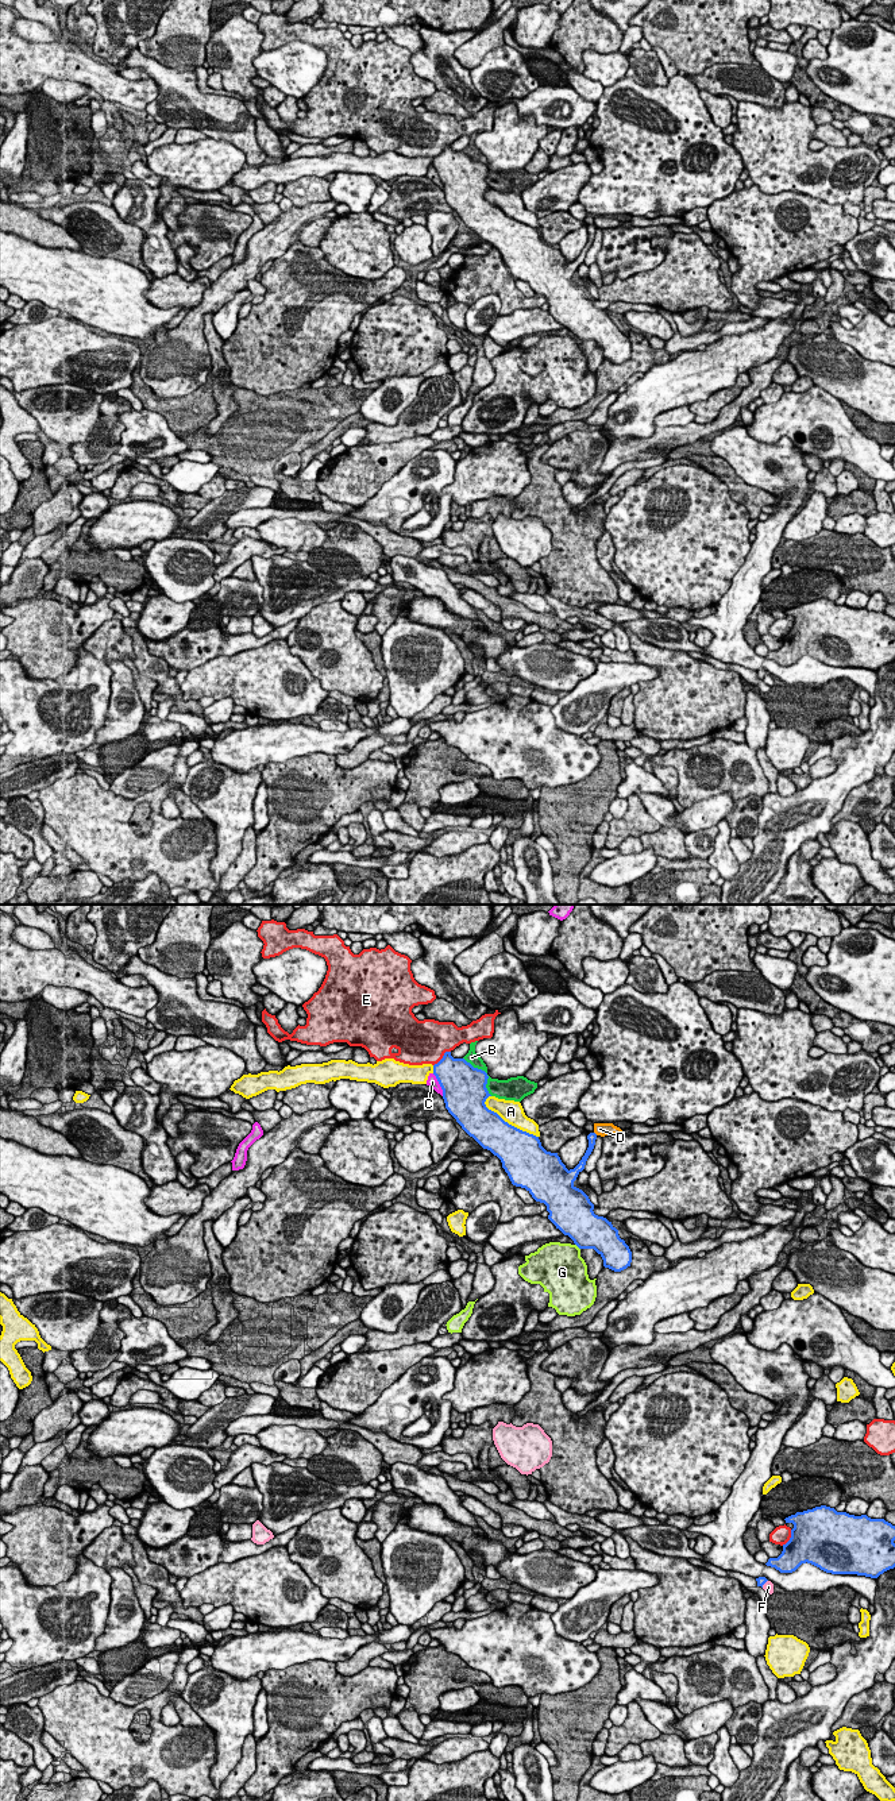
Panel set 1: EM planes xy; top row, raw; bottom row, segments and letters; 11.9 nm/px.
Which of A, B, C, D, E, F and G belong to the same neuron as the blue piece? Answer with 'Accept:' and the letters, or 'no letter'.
Accept: no letter

